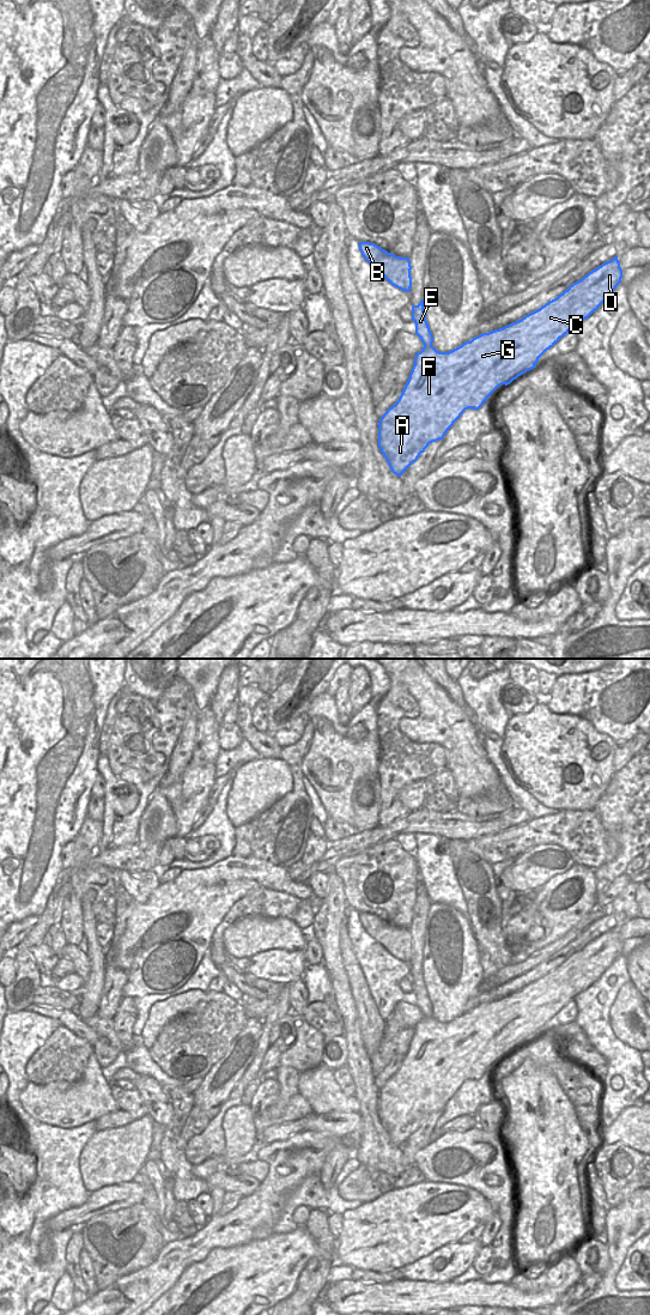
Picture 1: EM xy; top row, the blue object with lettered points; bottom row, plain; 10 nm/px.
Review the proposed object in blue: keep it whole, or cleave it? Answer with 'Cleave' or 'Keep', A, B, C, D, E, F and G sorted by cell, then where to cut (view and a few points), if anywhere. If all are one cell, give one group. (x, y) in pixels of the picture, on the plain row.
Keep. Groups: A B C D E F G. No split

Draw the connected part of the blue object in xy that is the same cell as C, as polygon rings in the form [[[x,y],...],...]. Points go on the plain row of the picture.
[[[615,927],[540,980],[503,999],[482,1004],[449,1023],[439,1023],[432,1017],[433,1006],[426,992],[424,970],[413,976],[415,1005],[424,1018],[414,1028],[414,1036],[399,1071],[378,1092],[378,1117],[391,1143],[401,1147],[430,1114],[444,1109],[466,1080],[479,1080],[499,1056],[508,1056],[536,1038],[535,1035],[547,1020],[599,980],[621,953],[621,949],[622,940]]]

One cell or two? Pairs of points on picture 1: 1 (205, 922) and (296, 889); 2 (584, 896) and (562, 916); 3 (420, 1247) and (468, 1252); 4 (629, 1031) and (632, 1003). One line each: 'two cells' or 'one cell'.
1: one cell
2: one cell
3: two cells
4: one cell

